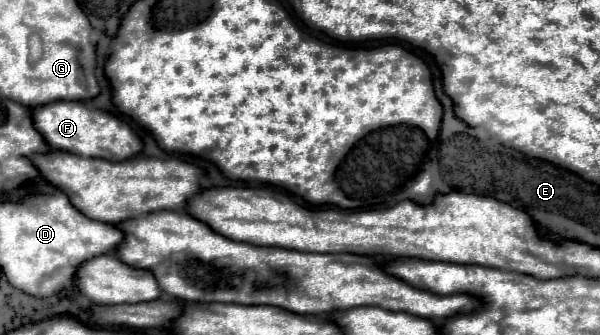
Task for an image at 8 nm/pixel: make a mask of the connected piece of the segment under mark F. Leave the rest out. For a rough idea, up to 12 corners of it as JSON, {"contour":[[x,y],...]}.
{"contour":[[80,101],[32,111],[52,149],[124,161],[144,153],[128,123]]}

